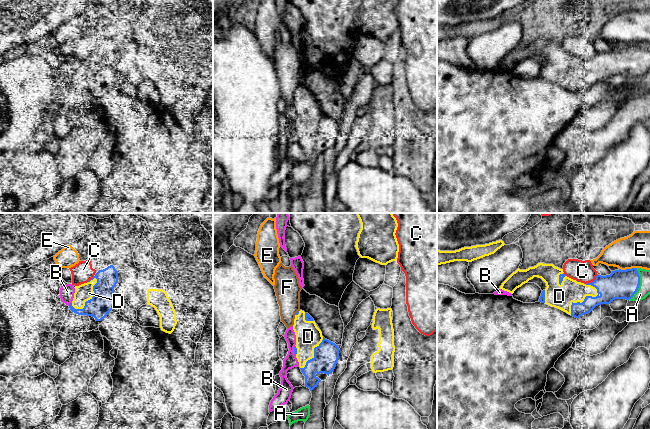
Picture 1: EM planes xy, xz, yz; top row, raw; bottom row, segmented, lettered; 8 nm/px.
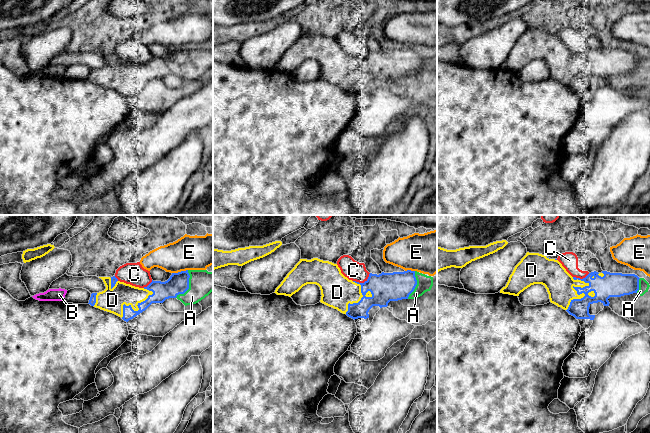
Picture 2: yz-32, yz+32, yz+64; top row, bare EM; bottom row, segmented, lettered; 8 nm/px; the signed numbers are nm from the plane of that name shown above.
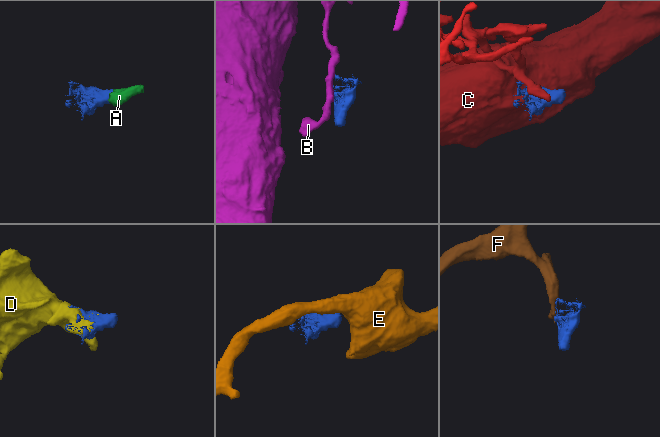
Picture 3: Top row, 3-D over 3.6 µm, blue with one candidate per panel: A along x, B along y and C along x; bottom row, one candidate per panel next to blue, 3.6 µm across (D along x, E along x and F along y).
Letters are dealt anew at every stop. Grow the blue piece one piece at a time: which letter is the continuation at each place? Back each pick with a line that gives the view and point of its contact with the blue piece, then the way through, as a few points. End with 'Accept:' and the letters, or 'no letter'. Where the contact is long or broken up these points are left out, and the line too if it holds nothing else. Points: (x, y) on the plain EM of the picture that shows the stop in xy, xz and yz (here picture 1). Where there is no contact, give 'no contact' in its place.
A: contact yz (639, 60); way yz (621, 60), (639, 60), (643, 67)
D: contact yz (584, 75)
Accept: A, D

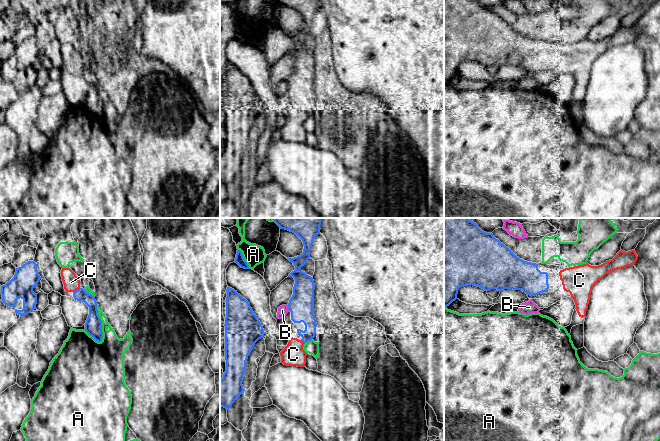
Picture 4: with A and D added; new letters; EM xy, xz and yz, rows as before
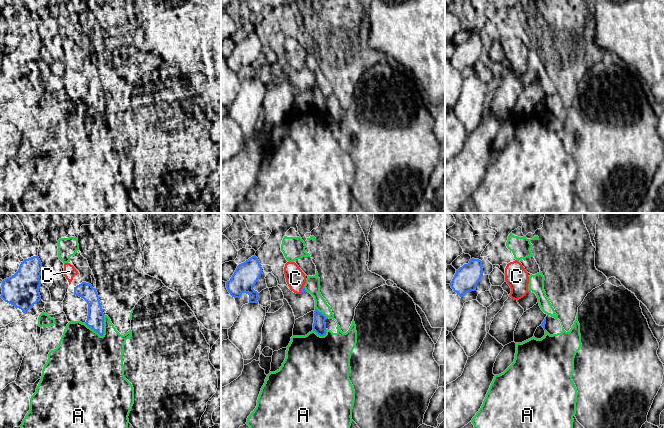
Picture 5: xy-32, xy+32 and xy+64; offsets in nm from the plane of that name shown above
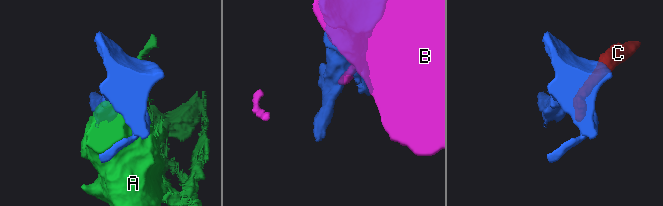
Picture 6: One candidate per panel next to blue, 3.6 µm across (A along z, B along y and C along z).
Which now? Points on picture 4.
C: contact xy (76, 66)
Accept: C

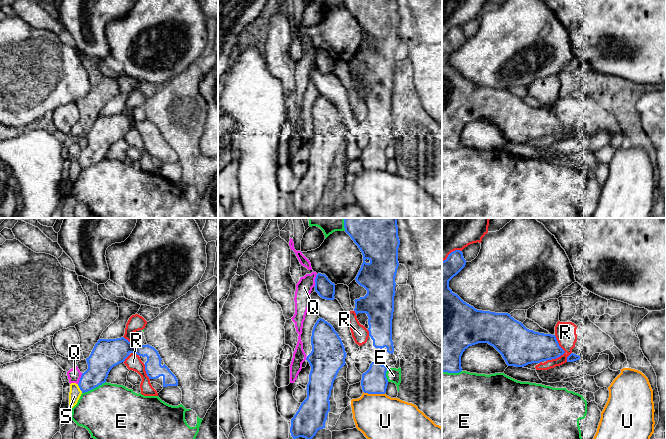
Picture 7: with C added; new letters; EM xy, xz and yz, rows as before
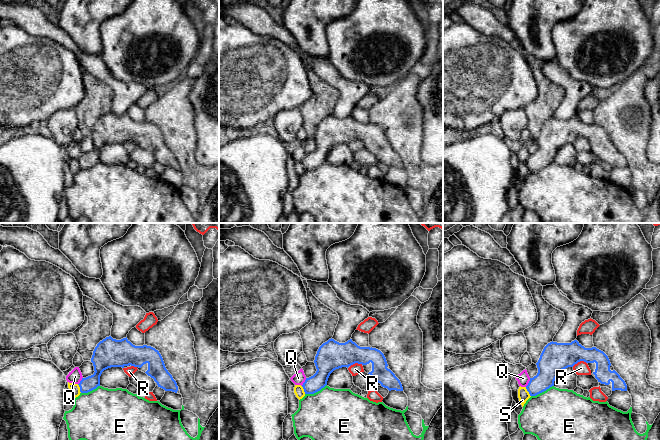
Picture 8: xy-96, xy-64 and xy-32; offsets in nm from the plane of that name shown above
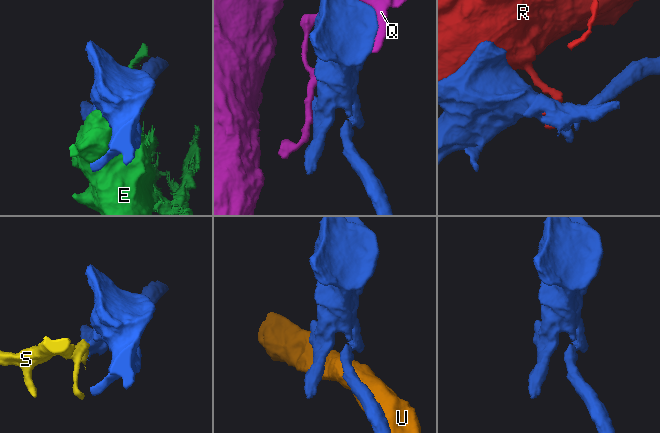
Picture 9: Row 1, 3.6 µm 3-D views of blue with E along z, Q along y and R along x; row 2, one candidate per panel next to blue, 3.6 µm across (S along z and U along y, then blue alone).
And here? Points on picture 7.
Accept: no letter

